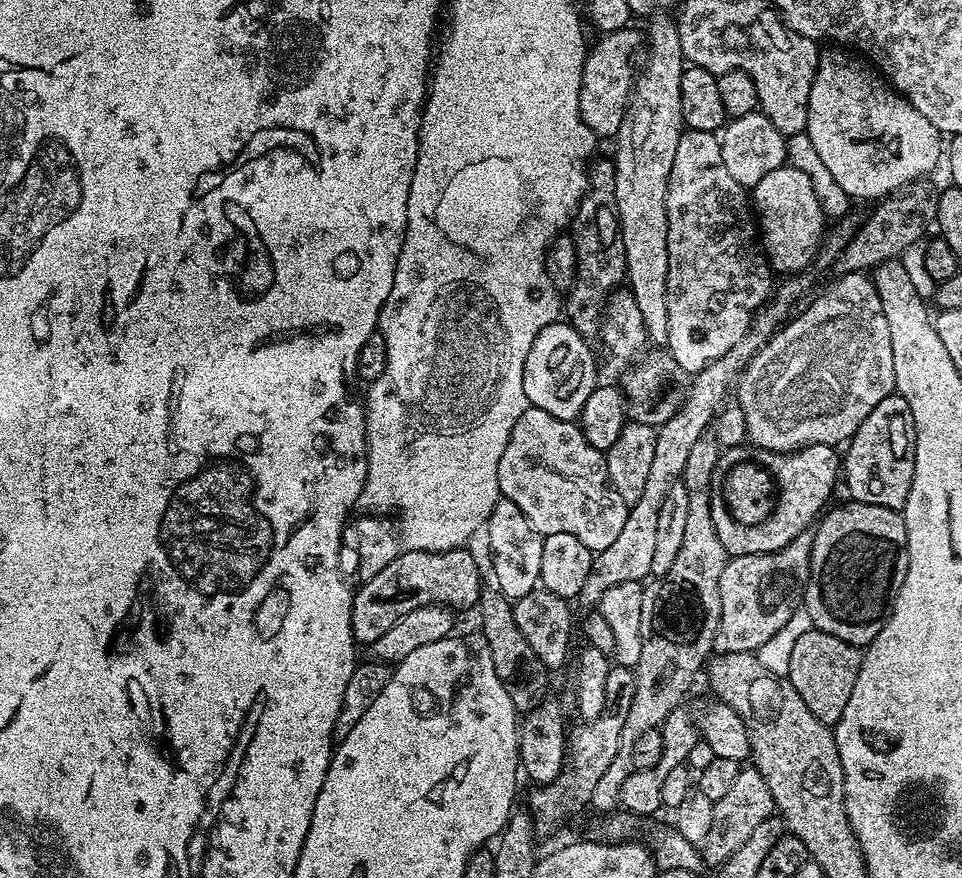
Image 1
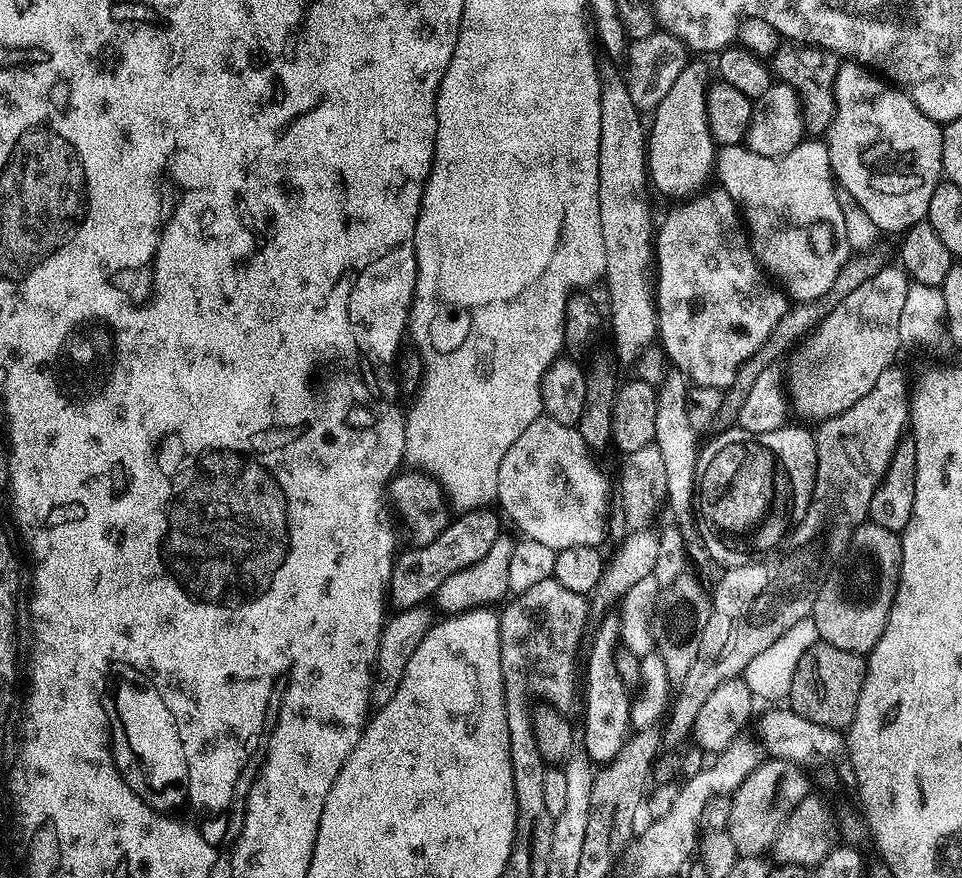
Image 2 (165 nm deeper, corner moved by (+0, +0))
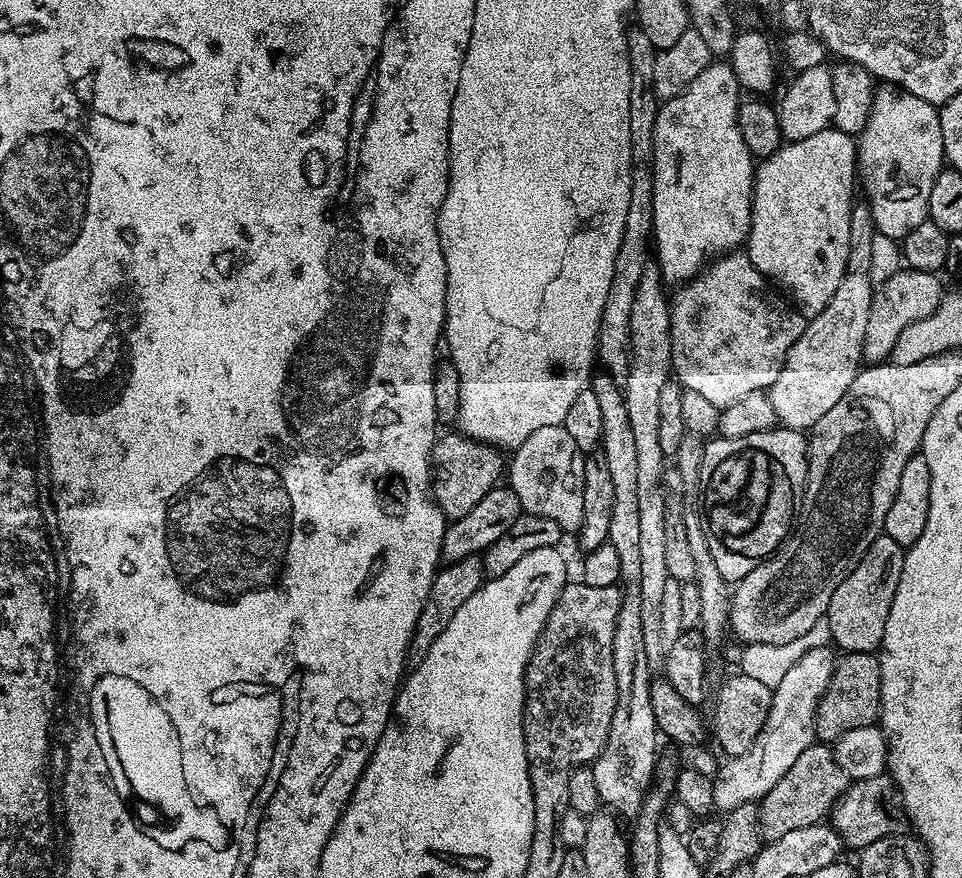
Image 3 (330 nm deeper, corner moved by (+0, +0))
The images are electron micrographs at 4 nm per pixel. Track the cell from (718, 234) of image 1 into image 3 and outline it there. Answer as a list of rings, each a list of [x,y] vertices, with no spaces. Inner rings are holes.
[[[733,250],[715,257],[704,271],[688,283],[679,285],[670,300],[672,309],[672,370],[681,388],[702,394],[716,408],[723,410],[746,394],[772,387],[784,365],[786,354],[802,338],[806,318],[783,295],[771,296],[764,289],[766,278],[743,251]]]

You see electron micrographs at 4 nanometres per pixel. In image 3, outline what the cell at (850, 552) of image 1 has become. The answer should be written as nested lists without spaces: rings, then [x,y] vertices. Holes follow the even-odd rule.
[[[881,534],[870,542],[866,554],[860,556],[852,573],[841,582],[838,590],[834,590],[826,619],[831,643],[841,653],[875,653],[883,645],[890,606],[898,590],[898,578],[904,569],[905,551],[902,545],[894,542],[894,538]]]

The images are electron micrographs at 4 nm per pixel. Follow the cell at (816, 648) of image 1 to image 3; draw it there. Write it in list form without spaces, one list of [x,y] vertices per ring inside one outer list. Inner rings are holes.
[[[846,652],[837,659],[836,669],[832,671],[830,686],[822,694],[820,705],[816,711],[816,739],[820,742],[835,742],[842,738],[848,730],[858,730],[860,726],[876,724],[880,719],[880,677],[879,655],[870,652]]]

